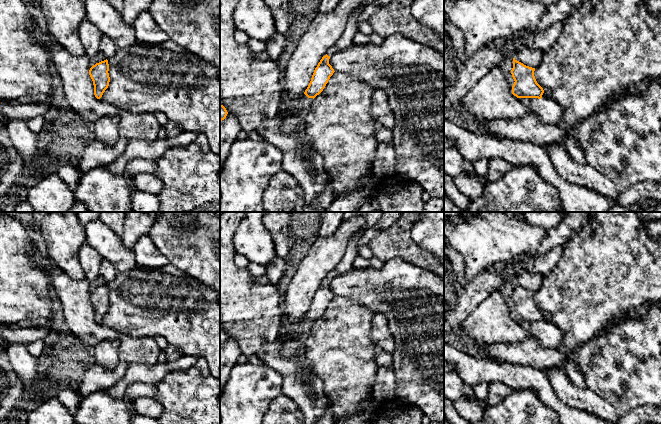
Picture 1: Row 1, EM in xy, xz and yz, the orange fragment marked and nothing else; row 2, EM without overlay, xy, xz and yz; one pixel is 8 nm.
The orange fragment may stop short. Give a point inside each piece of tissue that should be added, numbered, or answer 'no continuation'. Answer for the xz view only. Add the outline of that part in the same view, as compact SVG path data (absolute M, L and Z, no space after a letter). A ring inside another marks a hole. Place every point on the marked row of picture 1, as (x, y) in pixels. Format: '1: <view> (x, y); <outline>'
1: xz (346, 40); M364 0L363 4L351 13L342 36L336 44L327 51L328 56L331 57L336 52L346 49L354 44L353 38L358 31L358 15L361 13L361 10L365 5L373 3L374 1L375 0Z

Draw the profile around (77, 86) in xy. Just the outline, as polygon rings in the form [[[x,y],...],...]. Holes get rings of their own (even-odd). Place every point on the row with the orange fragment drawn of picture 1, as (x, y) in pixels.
[[[37,20],[31,22],[33,38],[50,54],[53,71],[61,78],[65,98],[70,108],[88,122],[115,113],[114,107],[94,95],[93,81],[89,75],[90,58],[68,53],[49,33],[44,32]]]

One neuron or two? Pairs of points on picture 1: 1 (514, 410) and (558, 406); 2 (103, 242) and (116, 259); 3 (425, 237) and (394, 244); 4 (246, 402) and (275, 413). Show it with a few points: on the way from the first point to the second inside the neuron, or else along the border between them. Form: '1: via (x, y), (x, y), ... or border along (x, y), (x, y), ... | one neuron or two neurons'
1: border along (532, 391), (557, 413) | two neurons
2: via (107, 246), (116, 255) | one neuron
3: border along (414, 222), (411, 228), (411, 237), (433, 254) | two neurons
4: border along (281, 393), (269, 403), (264, 413) | two neurons

